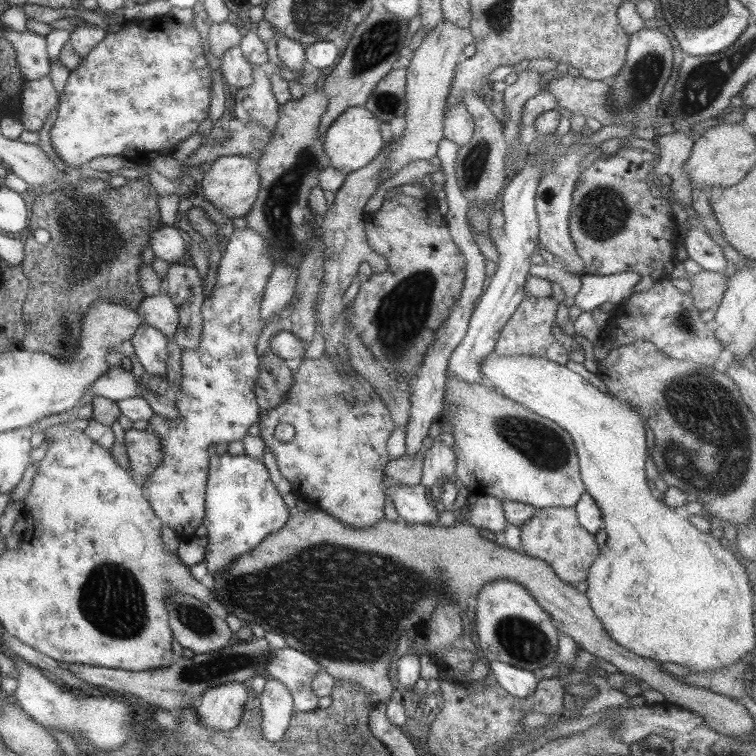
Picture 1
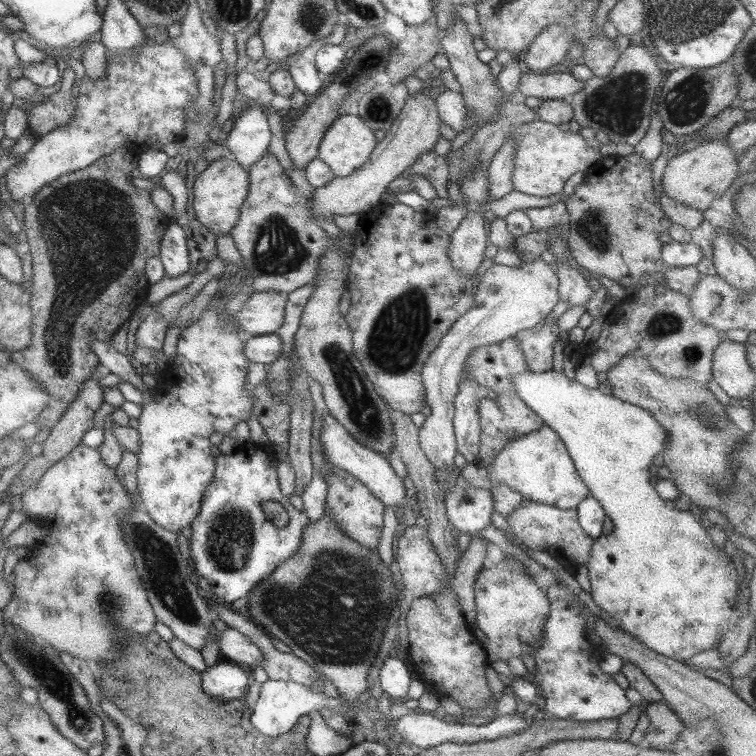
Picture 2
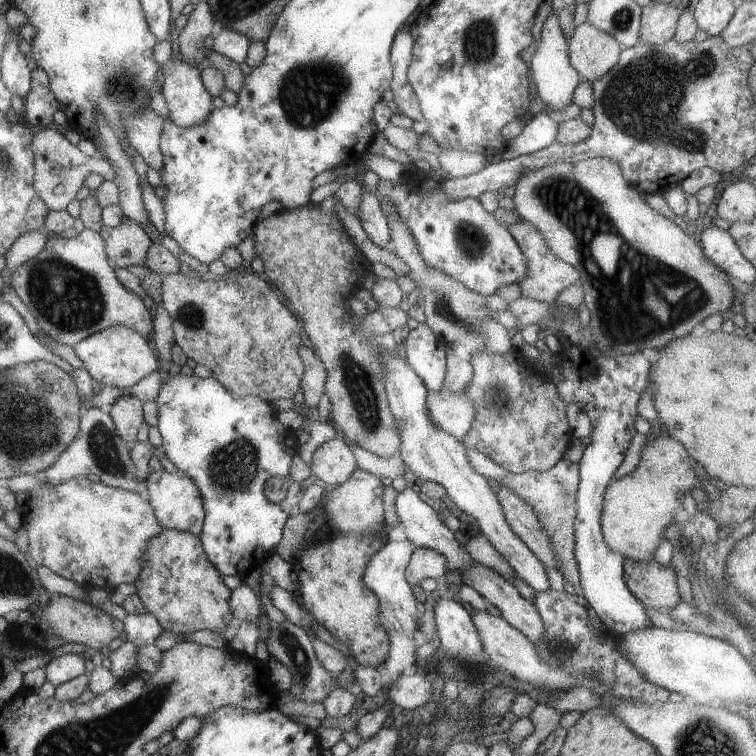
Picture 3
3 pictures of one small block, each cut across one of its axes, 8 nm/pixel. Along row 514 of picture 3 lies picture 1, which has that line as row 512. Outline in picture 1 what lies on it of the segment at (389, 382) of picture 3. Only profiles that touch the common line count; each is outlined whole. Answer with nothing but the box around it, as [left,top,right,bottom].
[464,496,507,533]

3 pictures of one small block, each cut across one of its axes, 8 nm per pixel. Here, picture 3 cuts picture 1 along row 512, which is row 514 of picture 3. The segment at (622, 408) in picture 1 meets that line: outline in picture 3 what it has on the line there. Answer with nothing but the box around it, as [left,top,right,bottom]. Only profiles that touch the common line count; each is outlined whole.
[601,436,697,563]

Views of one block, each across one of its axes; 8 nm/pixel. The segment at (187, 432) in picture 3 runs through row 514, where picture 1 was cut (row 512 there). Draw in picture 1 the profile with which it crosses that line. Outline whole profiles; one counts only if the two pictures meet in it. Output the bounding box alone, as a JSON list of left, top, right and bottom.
[203,455,292,576]

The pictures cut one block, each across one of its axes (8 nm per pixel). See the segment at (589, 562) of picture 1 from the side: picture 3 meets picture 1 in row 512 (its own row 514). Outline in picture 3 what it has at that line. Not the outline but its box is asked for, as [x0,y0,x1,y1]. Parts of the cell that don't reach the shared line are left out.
[467,448,580,594]

